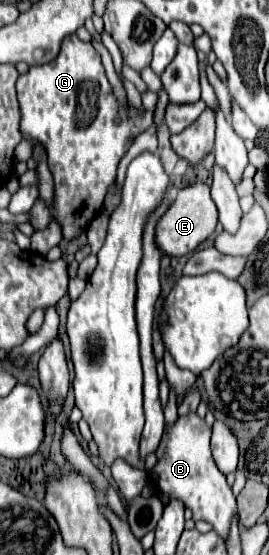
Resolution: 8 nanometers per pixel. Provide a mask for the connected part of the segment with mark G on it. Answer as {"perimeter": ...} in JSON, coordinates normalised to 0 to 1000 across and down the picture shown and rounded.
{"perimeter":[[[260,61],[223,79],[223,97],[156,119],[112,119],[97,133],[82,133],[59,148],[59,173],[74,191],[74,238],[82,245],[112,245],[149,256],[178,277],[178,299],[201,317],[201,364],[171,371],[156,357],[126,364],[112,375],[112,404],[126,414],[164,414],[193,396],[208,396],[230,411],[238,432],[275,432],[305,418],[327,414],[327,404],[372,382],[387,353],[401,339],[431,324],[431,303],[454,281],[491,263],[498,249],[565,227],[558,198],[498,198],[483,187],[446,187],[416,166],[416,155],[394,141],[387,119],[372,112],[372,97],[349,90],[335,76],[305,76],[283,61]]]}

